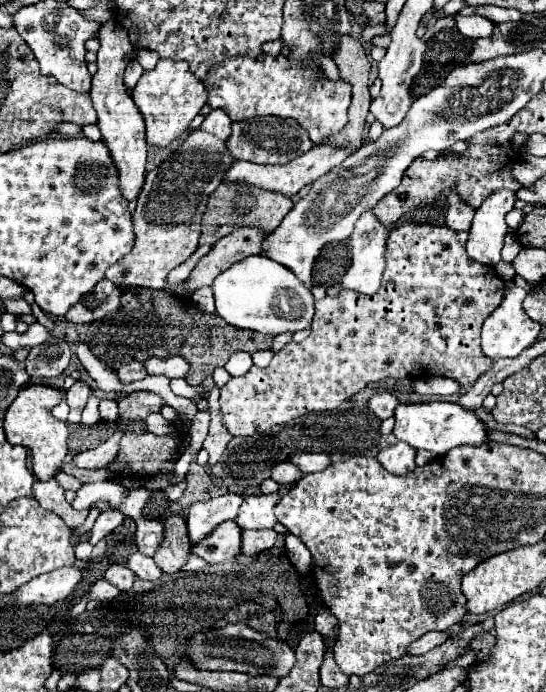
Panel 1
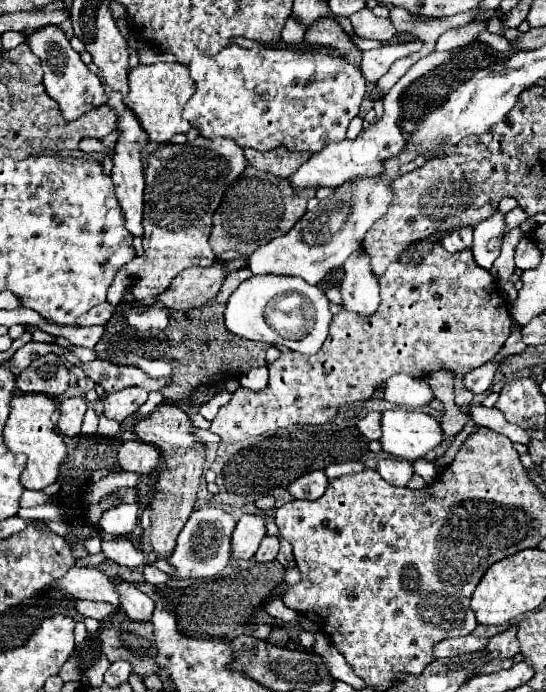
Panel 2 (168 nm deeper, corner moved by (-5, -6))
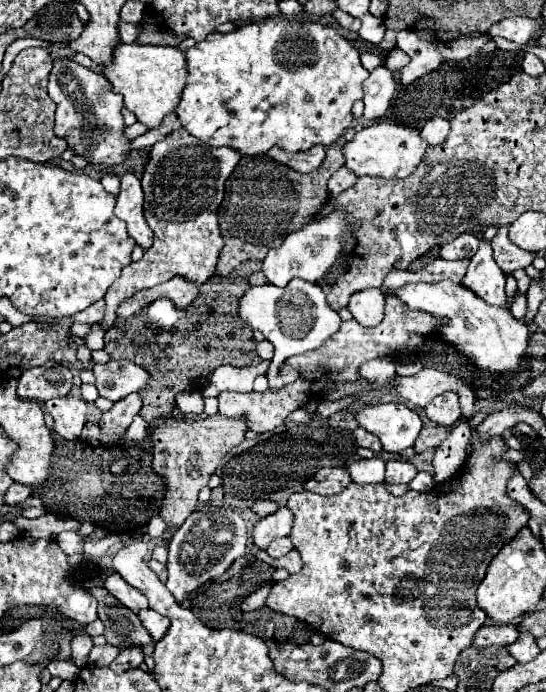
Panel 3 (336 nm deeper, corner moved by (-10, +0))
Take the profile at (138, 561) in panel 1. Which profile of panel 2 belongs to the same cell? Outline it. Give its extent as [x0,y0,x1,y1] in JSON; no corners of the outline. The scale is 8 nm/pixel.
[144,565,170,585]

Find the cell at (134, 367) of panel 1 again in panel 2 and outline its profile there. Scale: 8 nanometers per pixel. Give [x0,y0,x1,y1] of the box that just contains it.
[104,387,148,421]

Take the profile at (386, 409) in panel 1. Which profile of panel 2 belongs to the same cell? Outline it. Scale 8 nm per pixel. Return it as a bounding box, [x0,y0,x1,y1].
[358,411,382,441]

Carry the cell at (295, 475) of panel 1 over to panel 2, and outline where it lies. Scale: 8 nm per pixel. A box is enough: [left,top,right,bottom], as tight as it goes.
[288,471,326,499]

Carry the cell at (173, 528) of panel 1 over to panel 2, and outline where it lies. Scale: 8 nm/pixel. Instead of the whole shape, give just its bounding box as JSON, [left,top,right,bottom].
[134,403,204,559]

